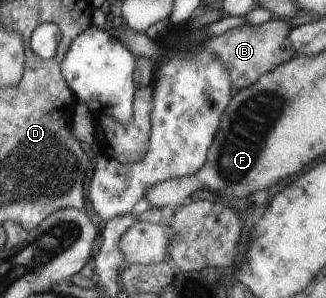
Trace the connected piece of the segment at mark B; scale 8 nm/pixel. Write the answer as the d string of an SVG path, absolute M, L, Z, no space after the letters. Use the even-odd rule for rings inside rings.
M275 19L275 21L265 21L261 25L242 24L211 38L207 47L213 55L217 55L219 60L223 61L223 67L227 67L232 94L251 86L262 74L272 71L293 57L295 51L290 47L289 31L291 28L285 21Z

